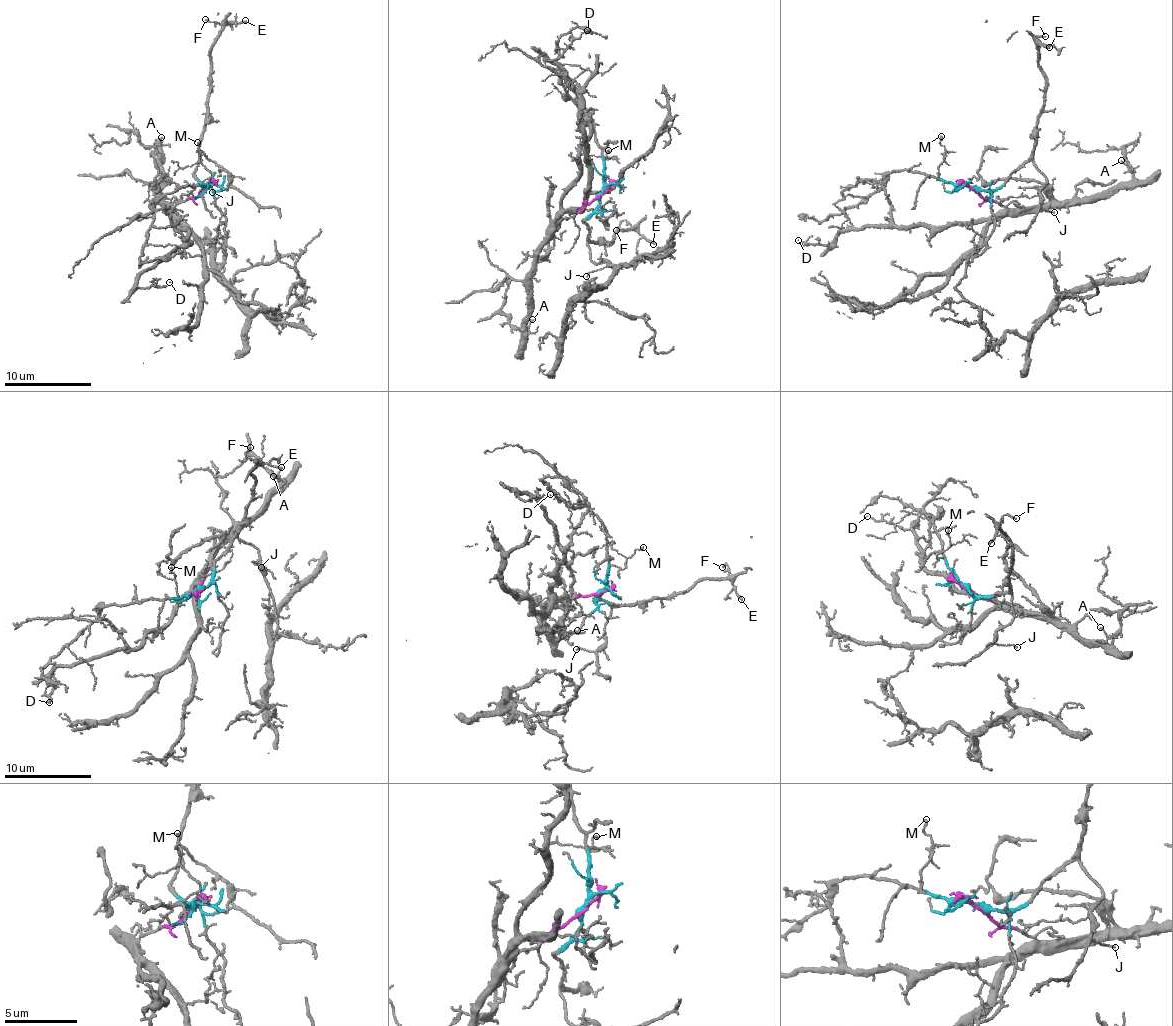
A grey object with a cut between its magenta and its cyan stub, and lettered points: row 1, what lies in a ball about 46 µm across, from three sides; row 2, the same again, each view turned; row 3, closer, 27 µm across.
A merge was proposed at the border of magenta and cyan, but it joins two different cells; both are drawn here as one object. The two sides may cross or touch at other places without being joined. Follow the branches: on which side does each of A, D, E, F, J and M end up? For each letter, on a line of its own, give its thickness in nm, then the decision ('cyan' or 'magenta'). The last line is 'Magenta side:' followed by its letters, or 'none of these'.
A: 110 nm | magenta
D: 100 nm | magenta
E: 190 nm | cyan
F: 120 nm | cyan
J: 110 nm | cyan
M: 130 nm | cyan
Magenta side: A, D

